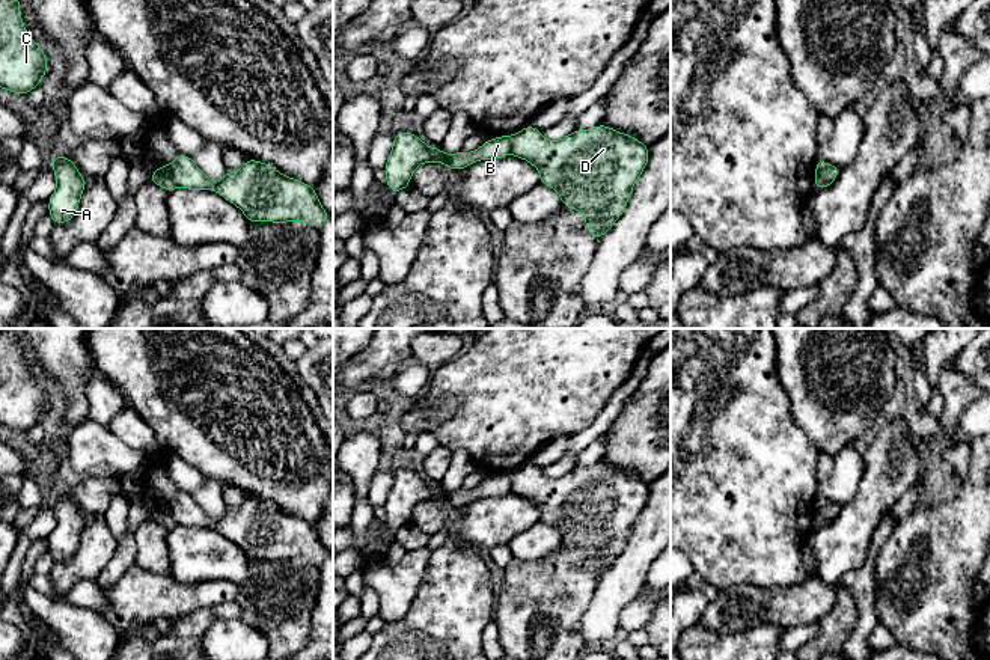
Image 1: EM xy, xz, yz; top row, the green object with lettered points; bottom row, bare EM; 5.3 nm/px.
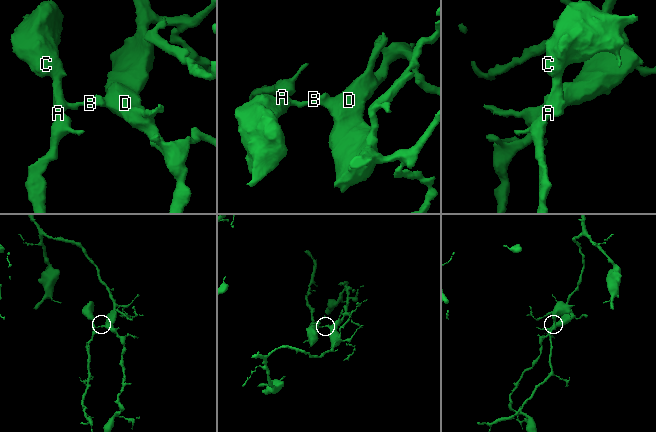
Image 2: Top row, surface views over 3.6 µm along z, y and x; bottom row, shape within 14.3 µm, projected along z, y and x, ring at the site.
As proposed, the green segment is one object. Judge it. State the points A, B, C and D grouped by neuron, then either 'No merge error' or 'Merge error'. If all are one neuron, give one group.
Groups: A B C / D. Merge error

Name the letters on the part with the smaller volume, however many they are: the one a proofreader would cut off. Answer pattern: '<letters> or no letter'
A, B, C

